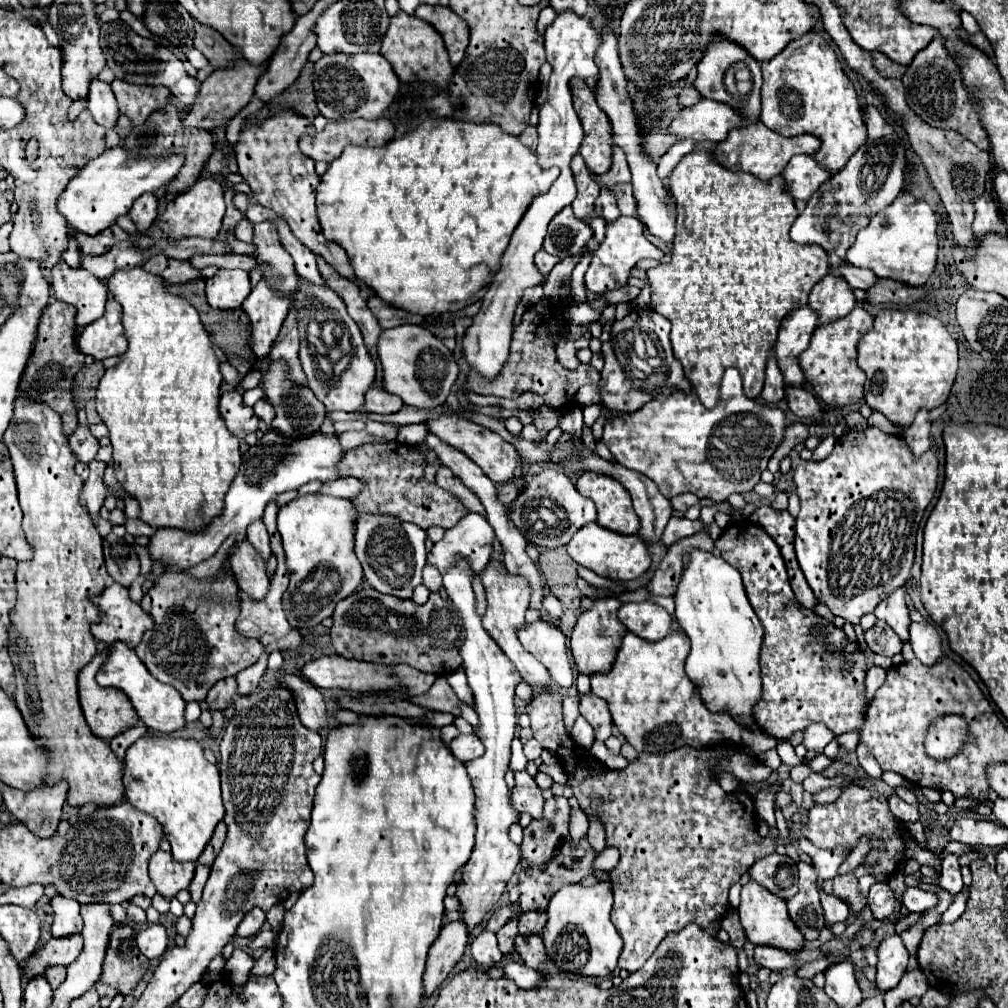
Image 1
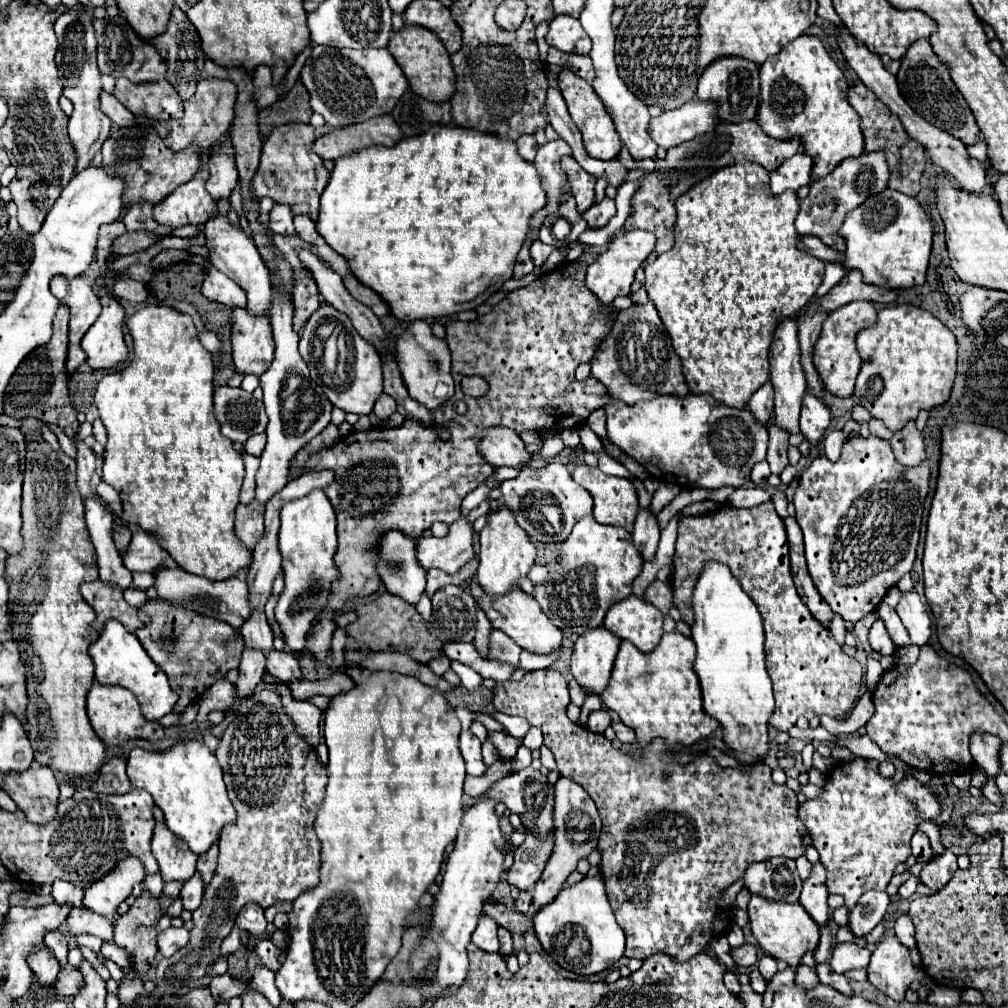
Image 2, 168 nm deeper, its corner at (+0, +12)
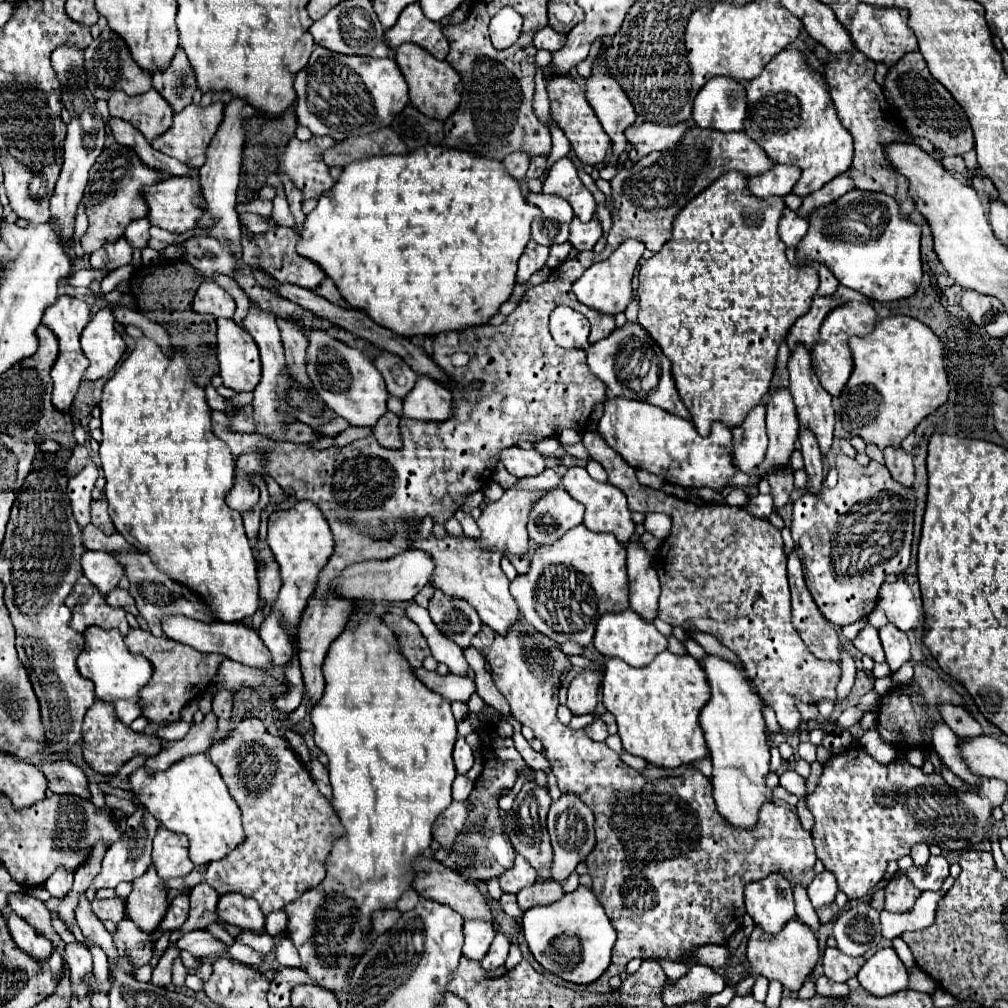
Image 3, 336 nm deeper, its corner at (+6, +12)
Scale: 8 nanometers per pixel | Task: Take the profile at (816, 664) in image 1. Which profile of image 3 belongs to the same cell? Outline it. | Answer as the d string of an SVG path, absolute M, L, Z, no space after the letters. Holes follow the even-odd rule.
M587 430L583 434L583 444L589 450L591 458L605 468L609 482L625 492L631 512L643 512L643 514L665 512L673 520L671 534L665 538L665 542L661 544L659 552L653 558L653 566L661 582L659 618L671 626L681 626L685 632L689 632L691 628L699 632L709 632L723 646L735 652L741 664L749 670L749 678L753 678L753 684L761 694L765 706L775 710L783 730L797 730L799 710L795 708L795 698L805 704L819 704L823 700L837 702L837 684L841 680L841 666L837 662L819 660L805 646L797 630L793 630L791 600L787 586L787 556L783 550L781 530L775 528L769 520L749 514L743 506L729 506L729 504L697 506L693 502L669 496L661 490L641 486L637 482L635 468L631 468L613 448L609 448L597 430Z

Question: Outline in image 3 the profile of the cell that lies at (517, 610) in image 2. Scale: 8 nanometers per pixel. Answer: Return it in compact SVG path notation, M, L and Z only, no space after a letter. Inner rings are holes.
M417 530L413 534L413 548L421 548L421 550L429 550L429 554L433 554L435 560L435 572L433 572L433 586L437 586L439 590L443 590L449 596L457 596L467 600L479 614L481 622L485 626L489 626L491 630L495 630L501 636L507 636L507 632L519 624L521 620L521 612L519 606L515 602L515 598L509 592L509 580L503 574L499 560L501 554L497 554L493 550L493 554L481 554L481 550L477 550L477 542L467 538L467 536L445 536L445 538L435 538L429 536L427 540L421 540L417 536Z

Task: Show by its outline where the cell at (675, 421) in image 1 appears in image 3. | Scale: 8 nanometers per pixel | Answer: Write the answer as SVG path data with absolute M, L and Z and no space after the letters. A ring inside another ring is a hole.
M613 398L605 402L605 412L597 424L603 440L625 458L625 462L637 470L651 472L665 482L679 486L707 486L721 492L729 486L737 466L733 464L733 434L723 422L713 422L711 434L703 438L691 420L665 412L653 404L641 400Z

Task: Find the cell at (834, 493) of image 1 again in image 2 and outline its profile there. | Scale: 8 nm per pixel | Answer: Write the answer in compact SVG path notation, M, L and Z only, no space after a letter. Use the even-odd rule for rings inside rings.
M861 436L849 438L843 444L839 462L829 462L825 456L817 456L799 478L793 502L797 508L797 524L801 526L805 538L805 558L809 574L823 600L845 622L855 624L865 614L877 610L887 590L897 584L903 574L911 572L927 488L927 462L921 462L915 468L901 466L895 460L889 442L875 436L869 436L867 440Z

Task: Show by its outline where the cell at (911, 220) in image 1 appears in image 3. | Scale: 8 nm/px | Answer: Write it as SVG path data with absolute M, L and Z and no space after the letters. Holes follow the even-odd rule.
M851 190L837 202L809 216L809 232L799 244L797 258L801 262L807 260L825 262L843 286L849 286L879 302L893 302L909 298L921 282L923 272L921 272L919 246L921 246L921 228L909 216L901 214L901 208L893 196L869 190Z

